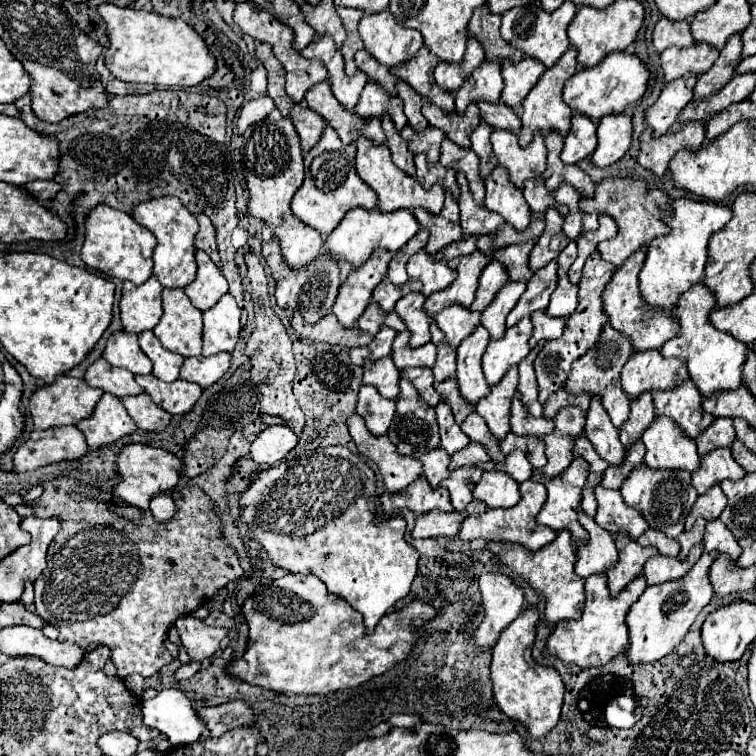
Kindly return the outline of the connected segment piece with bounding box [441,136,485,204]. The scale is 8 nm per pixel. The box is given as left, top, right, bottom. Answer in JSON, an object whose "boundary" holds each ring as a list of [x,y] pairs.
{"boundary":[[[447,136],[443,138],[441,144],[441,164],[449,166],[457,172],[465,172],[471,192],[475,196],[477,204],[483,204],[485,200],[485,184],[479,176],[479,158],[475,156],[475,152],[471,148],[463,148],[457,146],[453,140],[449,140]]]}

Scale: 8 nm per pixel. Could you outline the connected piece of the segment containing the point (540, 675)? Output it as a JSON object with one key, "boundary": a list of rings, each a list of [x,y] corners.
{"boundary":[[[535,606],[523,610],[519,618],[515,618],[499,636],[497,644],[493,646],[493,662],[491,662],[491,680],[493,680],[493,694],[497,706],[509,718],[519,720],[533,738],[541,738],[557,726],[565,696],[565,684],[559,672],[551,666],[537,664],[531,656],[531,648],[535,644],[537,620],[539,612]]]}

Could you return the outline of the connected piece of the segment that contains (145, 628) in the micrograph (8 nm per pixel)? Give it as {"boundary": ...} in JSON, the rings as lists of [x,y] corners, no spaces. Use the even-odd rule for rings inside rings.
{"boundary":[[[57,478],[43,484],[45,492],[31,505],[33,516],[37,518],[55,517],[61,522],[61,530],[53,538],[47,550],[47,568],[35,580],[35,608],[37,614],[59,630],[59,642],[75,642],[83,648],[93,644],[103,644],[111,650],[113,662],[121,678],[137,672],[143,678],[153,676],[171,662],[171,654],[165,648],[169,630],[175,620],[183,614],[193,614],[199,604],[207,602],[211,594],[219,588],[235,582],[243,568],[235,550],[223,540],[223,524],[211,502],[211,498],[199,486],[185,486],[173,492],[173,502],[177,504],[177,514],[167,524],[153,520],[151,512],[111,506],[95,496],[101,494],[97,488],[81,486],[69,478]],[[81,492],[87,500],[73,502],[67,494]]]}

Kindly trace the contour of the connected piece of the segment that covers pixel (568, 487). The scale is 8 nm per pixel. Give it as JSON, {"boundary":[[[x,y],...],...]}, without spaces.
{"boundary":[[[575,456],[561,476],[549,478],[543,474],[533,474],[531,478],[543,482],[547,488],[547,502],[537,514],[537,522],[553,530],[567,528],[575,540],[587,540],[587,532],[577,520],[577,510],[581,504],[581,488],[587,480],[589,466],[587,460]]]}

